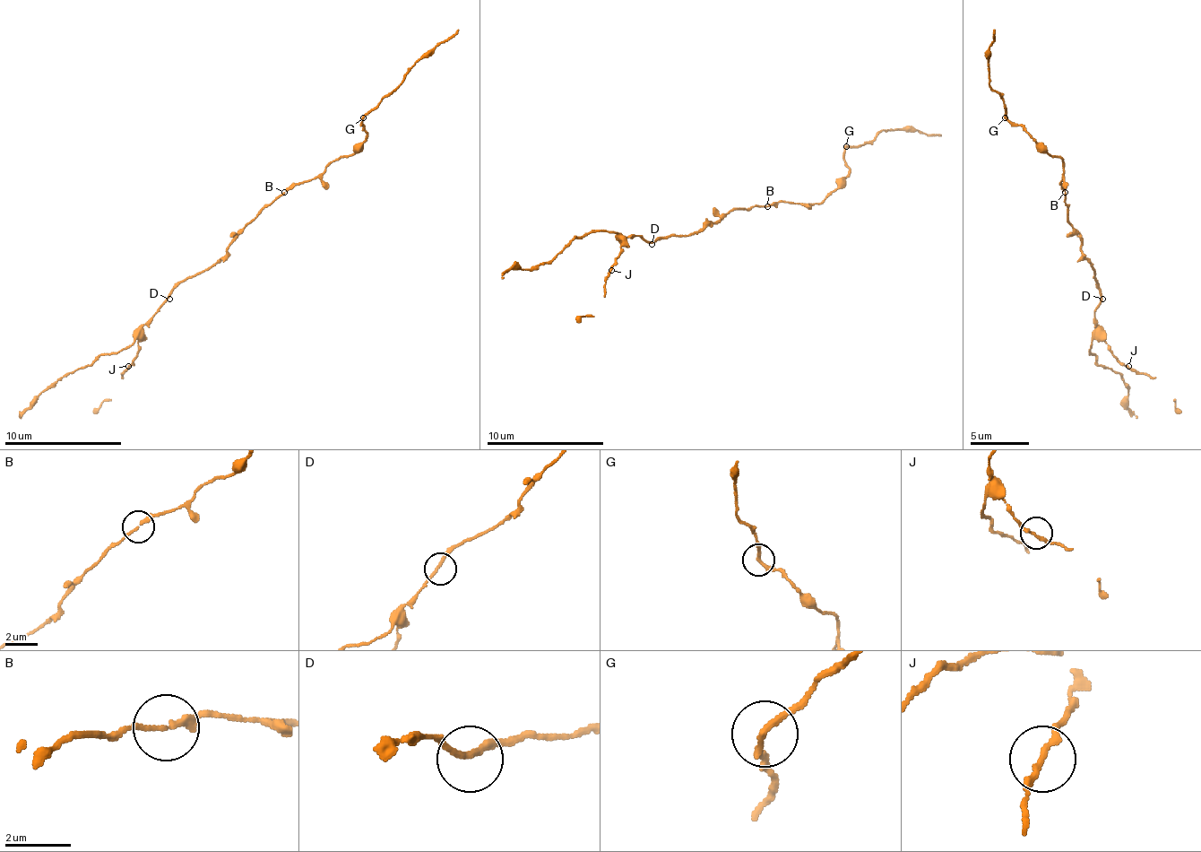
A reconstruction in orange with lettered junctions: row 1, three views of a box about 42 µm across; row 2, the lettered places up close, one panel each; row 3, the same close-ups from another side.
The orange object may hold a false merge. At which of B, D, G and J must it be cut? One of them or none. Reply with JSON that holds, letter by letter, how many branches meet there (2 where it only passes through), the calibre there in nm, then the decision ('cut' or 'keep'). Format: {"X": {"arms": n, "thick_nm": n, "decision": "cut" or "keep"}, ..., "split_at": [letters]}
{"B": {"arms": 2, "thick_nm": 180, "decision": "keep"}, "D": {"arms": 2, "thick_nm": 180, "decision": "keep"}, "G": {"arms": 2, "thick_nm": 190, "decision": "keep"}, "J": {"arms": 2, "thick_nm": 190, "decision": "keep"}, "split_at": []}

